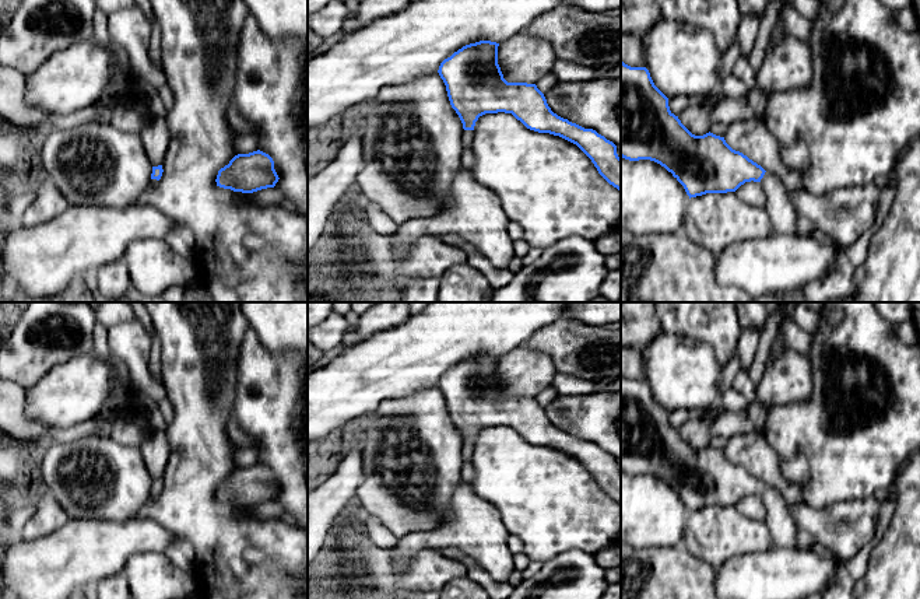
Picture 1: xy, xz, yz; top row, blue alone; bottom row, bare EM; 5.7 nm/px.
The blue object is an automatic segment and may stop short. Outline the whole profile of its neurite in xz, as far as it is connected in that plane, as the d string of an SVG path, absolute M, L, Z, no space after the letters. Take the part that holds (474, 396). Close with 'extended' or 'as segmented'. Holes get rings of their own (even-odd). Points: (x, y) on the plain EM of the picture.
M480 354L445 372L439 379L452 421L463 437L463 460L471 460L474 439L485 427L512 427L527 442L559 449L576 458L598 487L621 505L617 459L593 442L554 427L536 397L508 396L498 378L499 357Z | extended

